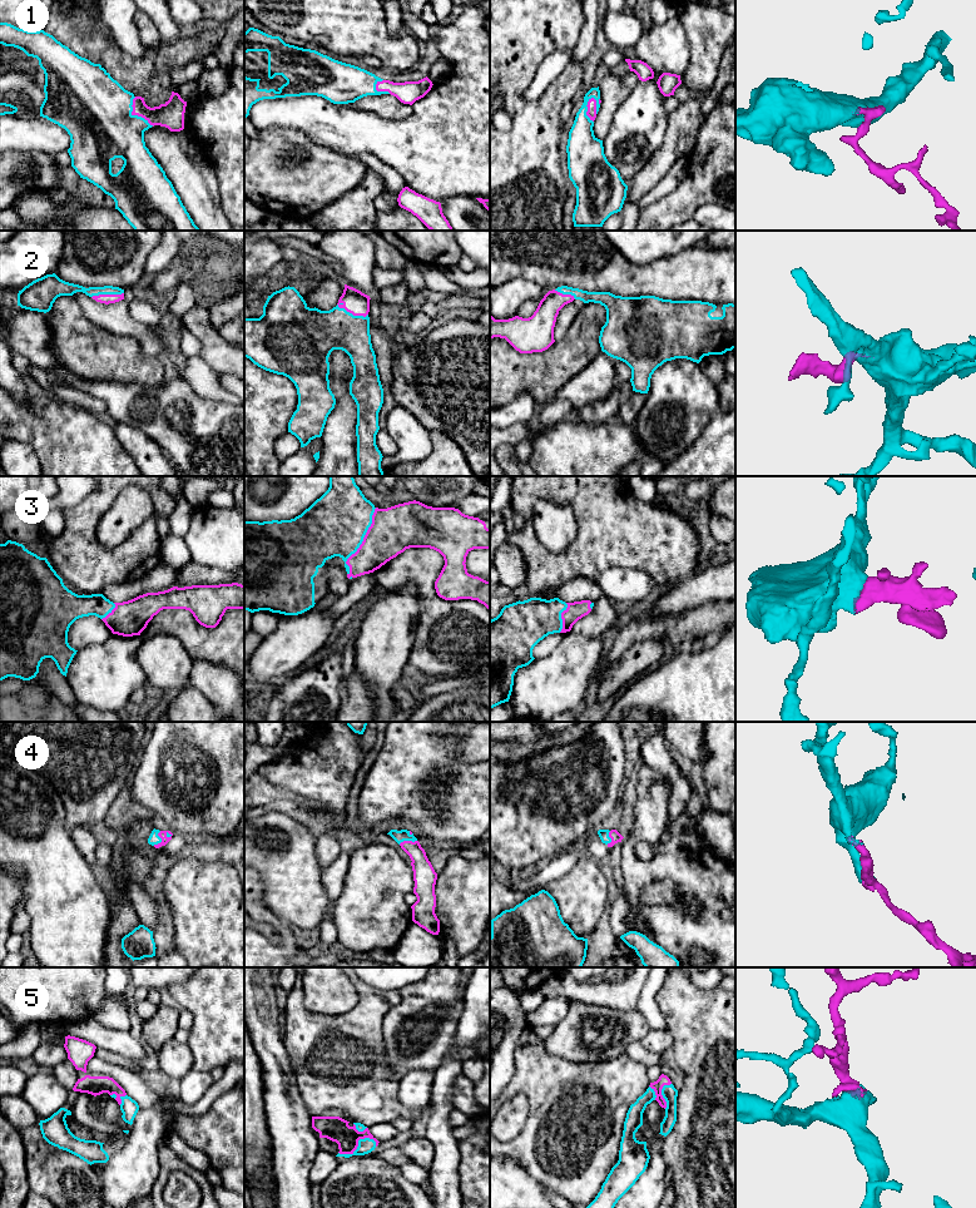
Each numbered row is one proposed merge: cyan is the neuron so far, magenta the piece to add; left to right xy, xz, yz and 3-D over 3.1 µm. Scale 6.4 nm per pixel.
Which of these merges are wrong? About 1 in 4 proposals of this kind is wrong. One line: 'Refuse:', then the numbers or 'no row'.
Refuse: no row

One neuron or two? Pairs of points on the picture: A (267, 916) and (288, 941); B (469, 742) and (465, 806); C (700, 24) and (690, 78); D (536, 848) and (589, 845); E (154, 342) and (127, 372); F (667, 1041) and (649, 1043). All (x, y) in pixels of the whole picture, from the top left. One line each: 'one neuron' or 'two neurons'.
A: one neuron
B: two neurons
C: one neuron
D: two neurons
E: two neurons
F: one neuron

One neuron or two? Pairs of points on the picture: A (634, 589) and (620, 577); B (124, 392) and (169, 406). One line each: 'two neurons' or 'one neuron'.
A: one neuron
B: one neuron

